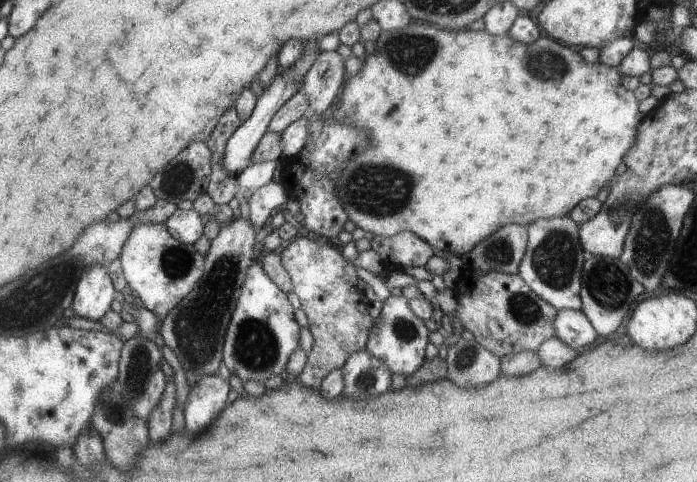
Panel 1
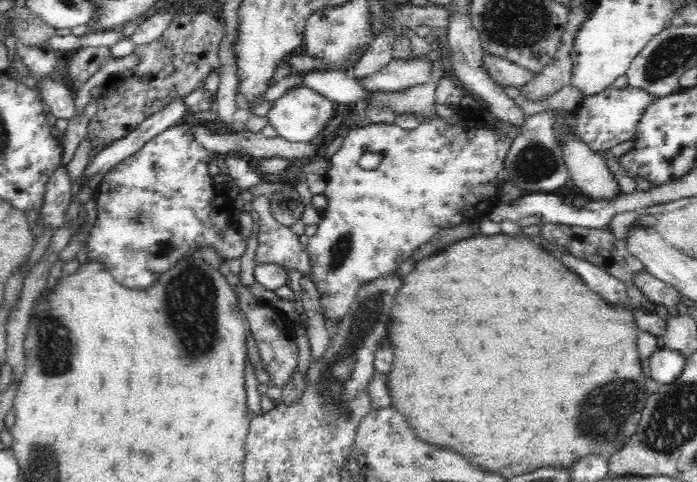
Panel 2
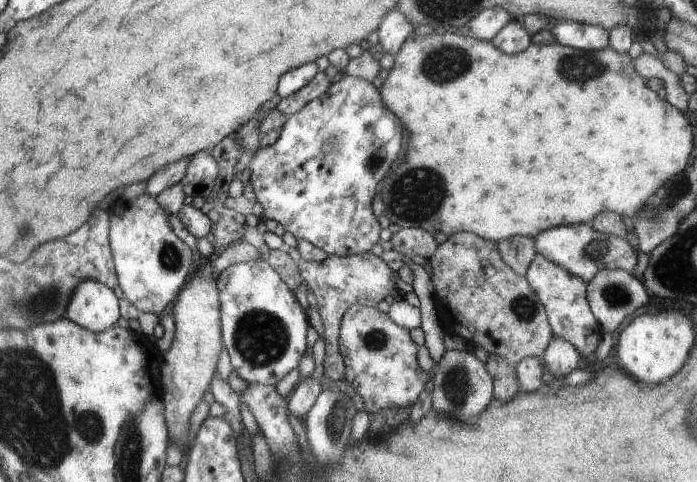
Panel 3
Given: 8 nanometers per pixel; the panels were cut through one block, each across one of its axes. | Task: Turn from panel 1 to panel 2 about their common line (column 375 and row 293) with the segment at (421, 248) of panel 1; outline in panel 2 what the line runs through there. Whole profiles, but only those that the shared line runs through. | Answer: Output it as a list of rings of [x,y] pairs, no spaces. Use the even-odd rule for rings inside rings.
[[[239,281],[233,288],[237,296],[239,307],[245,317],[245,322],[250,327],[250,332],[256,348],[260,353],[262,368],[271,379],[271,386],[288,389],[289,380],[294,370],[297,370],[299,350],[296,345],[295,333],[286,313],[280,313],[279,310],[272,308],[266,302],[254,297],[250,285],[244,285]]]

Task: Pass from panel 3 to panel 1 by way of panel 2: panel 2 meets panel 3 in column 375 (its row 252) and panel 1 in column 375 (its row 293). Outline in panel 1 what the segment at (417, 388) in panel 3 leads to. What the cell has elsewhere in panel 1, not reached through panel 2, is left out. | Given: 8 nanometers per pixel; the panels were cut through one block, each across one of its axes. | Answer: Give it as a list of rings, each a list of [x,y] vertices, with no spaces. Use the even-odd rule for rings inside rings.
[[[389,295],[382,303],[379,316],[373,319],[372,332],[369,333],[364,349],[383,361],[393,374],[406,377],[423,364],[423,348],[427,346],[427,334],[429,332],[426,322],[411,312],[408,299],[403,295]]]

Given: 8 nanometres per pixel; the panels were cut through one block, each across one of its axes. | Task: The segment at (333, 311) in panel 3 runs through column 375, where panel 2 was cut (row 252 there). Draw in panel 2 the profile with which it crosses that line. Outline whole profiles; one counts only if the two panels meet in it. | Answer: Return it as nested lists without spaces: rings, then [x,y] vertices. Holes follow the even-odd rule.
[[[262,194],[248,198],[260,218],[258,248],[255,250],[254,262],[282,264],[288,270],[298,268],[304,274],[311,274],[311,260],[308,252],[302,250],[299,237],[274,217],[270,207],[271,196]]]

